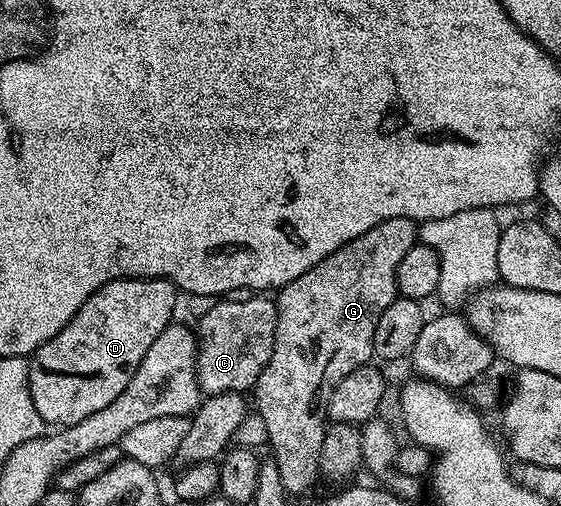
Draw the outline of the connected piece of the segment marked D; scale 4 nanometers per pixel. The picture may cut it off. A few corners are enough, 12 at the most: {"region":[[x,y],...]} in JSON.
{"region":[[120,277],[30,354],[48,426],[129,387],[176,286]]}

